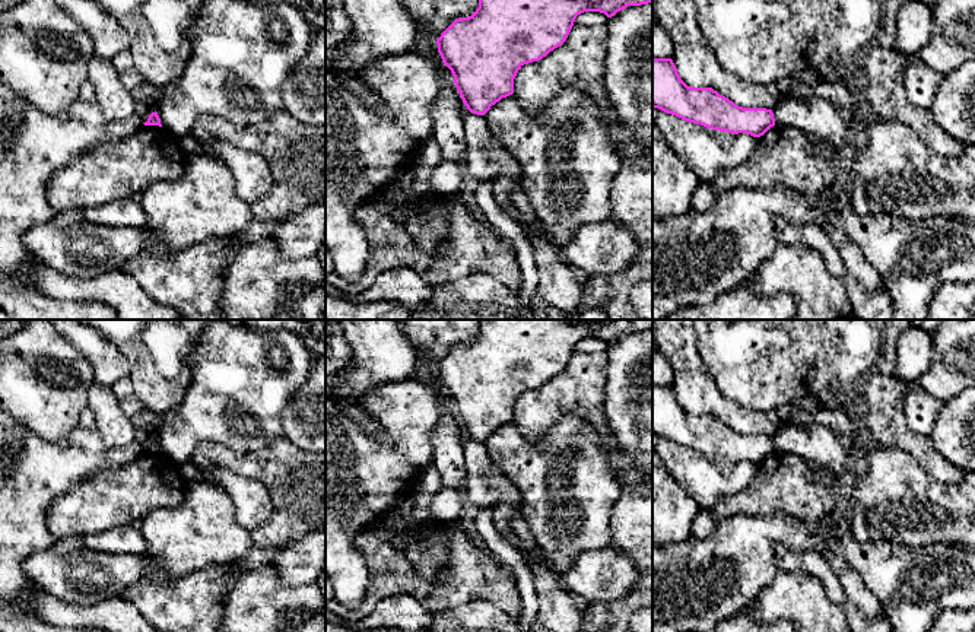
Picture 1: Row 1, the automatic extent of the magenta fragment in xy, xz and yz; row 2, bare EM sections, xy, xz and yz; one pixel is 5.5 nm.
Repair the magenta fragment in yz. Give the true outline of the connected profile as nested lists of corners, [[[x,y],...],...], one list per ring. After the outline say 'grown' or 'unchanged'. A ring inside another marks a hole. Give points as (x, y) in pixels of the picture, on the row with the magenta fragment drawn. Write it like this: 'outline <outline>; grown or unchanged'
outline [[[652,57],[652,108],[733,134],[760,137],[775,126],[772,109],[743,108],[712,88],[687,86],[671,58]]]; unchanged

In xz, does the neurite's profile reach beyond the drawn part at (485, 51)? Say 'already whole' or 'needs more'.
already whole

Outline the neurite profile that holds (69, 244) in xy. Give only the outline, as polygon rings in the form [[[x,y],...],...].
[[[83,210],[58,212],[48,222],[23,235],[25,247],[39,261],[66,276],[90,279],[118,270],[142,250],[140,231],[92,223],[83,217]]]

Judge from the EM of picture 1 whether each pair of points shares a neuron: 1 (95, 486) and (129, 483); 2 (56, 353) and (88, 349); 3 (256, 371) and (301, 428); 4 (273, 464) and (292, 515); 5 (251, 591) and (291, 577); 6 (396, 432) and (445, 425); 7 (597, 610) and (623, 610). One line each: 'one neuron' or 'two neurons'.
1: one neuron
2: two neurons
3: two neurons
4: one neuron
5: two neurons
6: two neurons
7: one neuron

